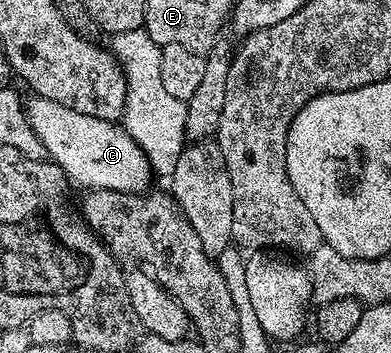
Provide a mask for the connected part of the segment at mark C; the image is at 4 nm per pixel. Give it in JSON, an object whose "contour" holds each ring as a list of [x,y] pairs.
{"contour":[[[34,97],[26,107],[26,118],[37,138],[40,140],[42,149],[48,157],[63,168],[65,175],[74,185],[81,185],[85,190],[109,190],[131,191],[142,193],[150,187],[153,173],[149,161],[142,149],[135,144],[135,140],[118,123],[99,120],[98,117],[88,116],[86,113],[75,112],[74,109],[65,105],[55,104],[46,98]]]}

